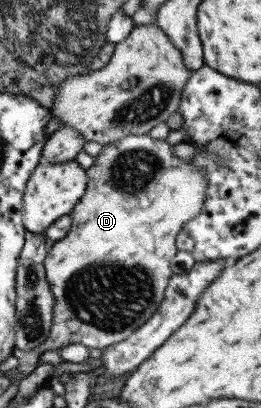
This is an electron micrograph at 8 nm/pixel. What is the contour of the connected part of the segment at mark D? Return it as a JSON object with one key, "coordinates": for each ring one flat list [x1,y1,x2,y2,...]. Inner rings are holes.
{"coordinates":[[148,133,143,135,125,135,120,140,103,146,98,155,94,157,93,163,85,170,87,183,83,195,69,213,71,218,69,231,59,241,53,243,49,251,47,251,47,256,43,259,45,281,49,285,49,293,51,293,54,302,49,337,41,344,43,351,58,350,59,347,69,344,81,344,89,349,93,347,93,349,101,350,108,347,108,345,119,343,133,333,135,329,143,325,145,321,148,321,163,300,167,283,172,276,169,261,178,250,176,248,177,234,183,225,196,215,199,215,204,206,206,187,208,186,206,175,188,161,185,161,185,159,173,155,171,147,172,145,165,140,153,139]]}

